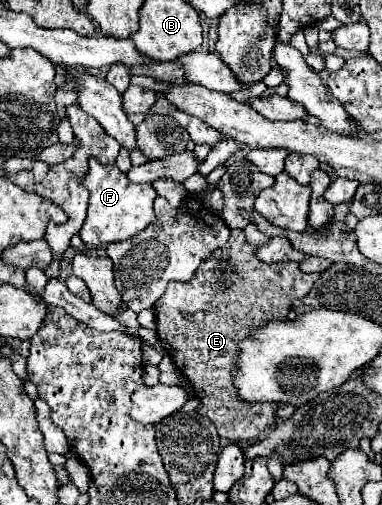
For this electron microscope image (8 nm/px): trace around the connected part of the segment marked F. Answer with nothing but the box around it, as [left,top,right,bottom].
[79,159,157,247]

